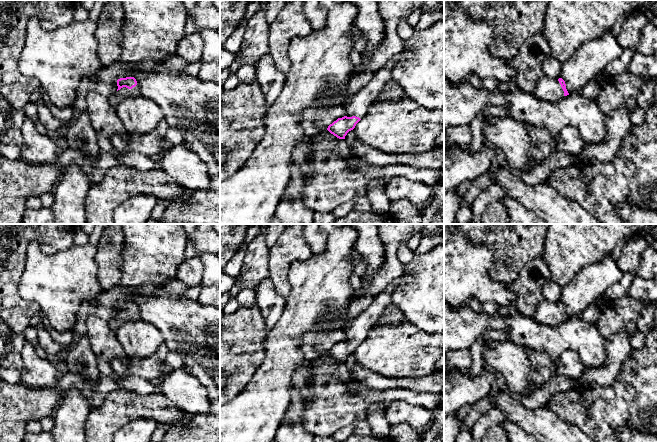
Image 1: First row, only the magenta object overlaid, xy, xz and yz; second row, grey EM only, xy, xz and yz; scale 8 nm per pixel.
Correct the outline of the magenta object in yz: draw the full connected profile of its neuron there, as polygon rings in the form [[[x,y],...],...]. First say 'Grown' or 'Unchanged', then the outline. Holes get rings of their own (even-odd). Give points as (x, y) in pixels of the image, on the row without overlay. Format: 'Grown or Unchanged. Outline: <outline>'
Grown. Outline: [[[543,299],[536,307],[533,318],[542,324],[555,326],[569,319],[565,305],[562,302],[553,303]]]

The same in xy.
Grown. Outline: [[[134,301],[120,302],[117,304],[117,316],[116,318],[121,323],[136,322],[140,319],[139,310]]]

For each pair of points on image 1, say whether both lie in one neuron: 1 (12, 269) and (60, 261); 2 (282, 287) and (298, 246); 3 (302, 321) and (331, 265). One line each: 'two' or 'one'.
1: two
2: one
3: one

